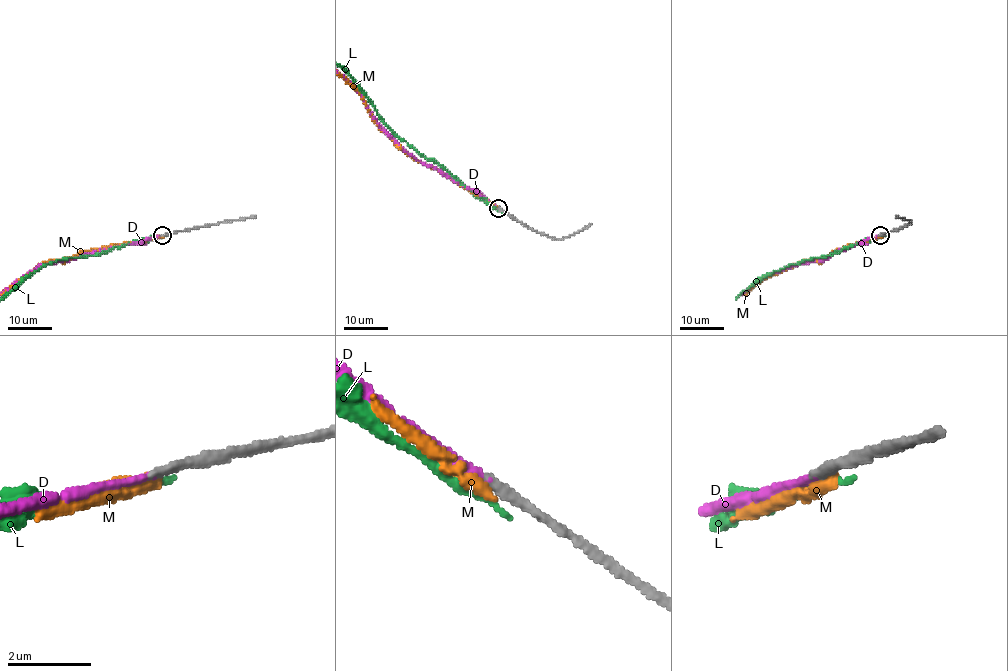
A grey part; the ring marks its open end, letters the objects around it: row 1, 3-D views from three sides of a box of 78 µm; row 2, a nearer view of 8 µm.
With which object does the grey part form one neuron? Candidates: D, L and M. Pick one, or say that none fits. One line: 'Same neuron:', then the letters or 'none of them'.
Same neuron: D

